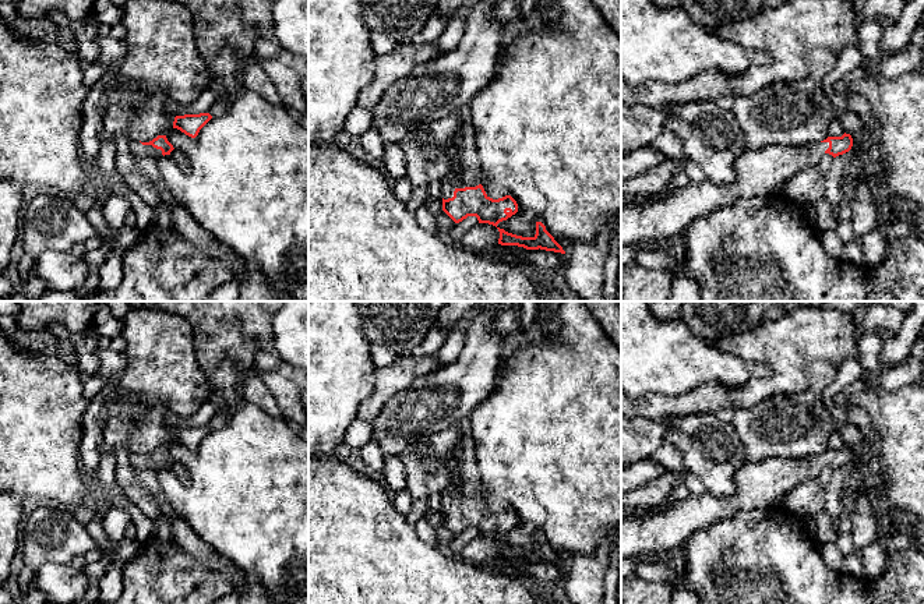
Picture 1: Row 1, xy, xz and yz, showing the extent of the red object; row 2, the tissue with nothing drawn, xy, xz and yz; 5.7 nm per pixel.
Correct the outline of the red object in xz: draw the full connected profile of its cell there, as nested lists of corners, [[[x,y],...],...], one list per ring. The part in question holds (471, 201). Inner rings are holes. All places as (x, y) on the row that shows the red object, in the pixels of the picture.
[[[468,109],[459,113],[461,130],[452,145],[458,149],[461,170],[455,179],[442,183],[442,211],[459,223],[468,216],[476,216],[479,223],[497,227],[518,212],[518,204],[511,195],[490,198],[482,186],[480,159],[476,149],[476,130]]]

